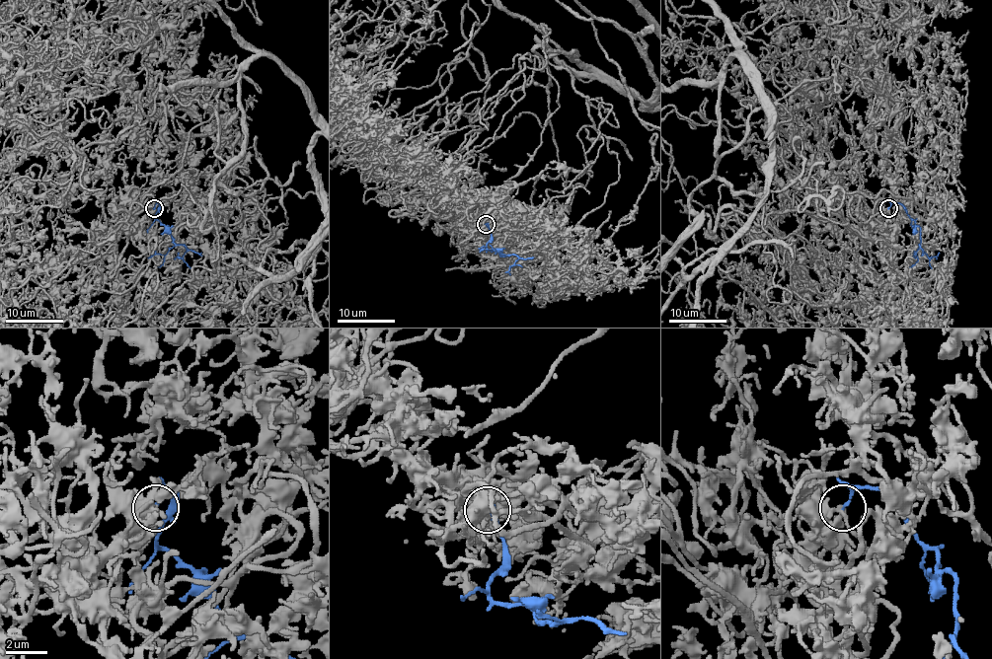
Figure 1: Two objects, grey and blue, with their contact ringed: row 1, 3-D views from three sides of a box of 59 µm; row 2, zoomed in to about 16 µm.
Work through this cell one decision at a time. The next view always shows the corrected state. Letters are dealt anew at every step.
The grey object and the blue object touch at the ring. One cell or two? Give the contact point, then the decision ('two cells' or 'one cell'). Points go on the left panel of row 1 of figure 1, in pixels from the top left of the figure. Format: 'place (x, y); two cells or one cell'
place (154, 208); two cells

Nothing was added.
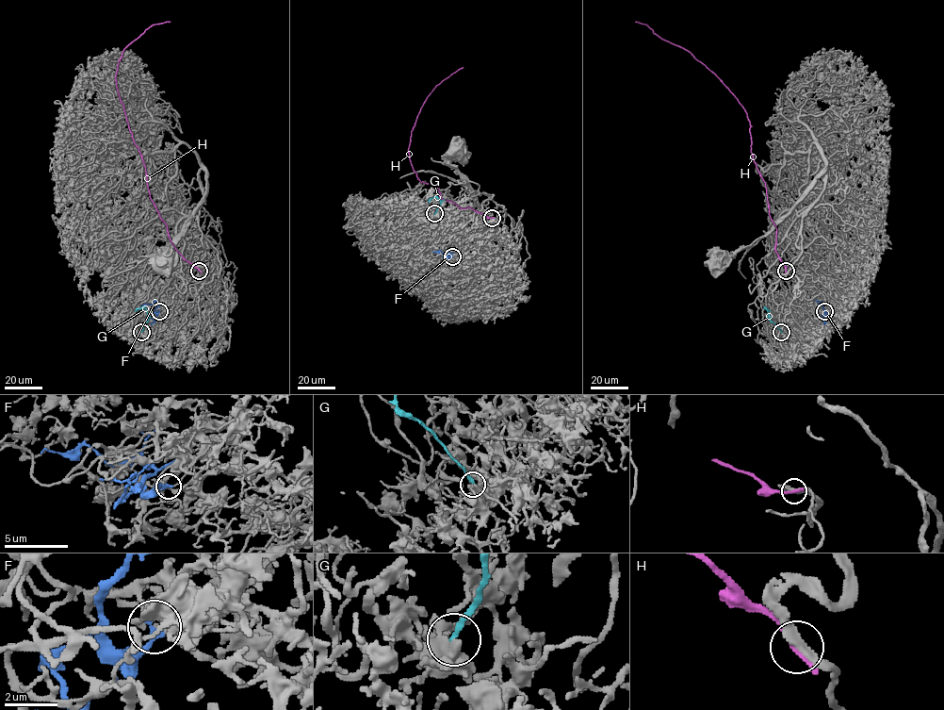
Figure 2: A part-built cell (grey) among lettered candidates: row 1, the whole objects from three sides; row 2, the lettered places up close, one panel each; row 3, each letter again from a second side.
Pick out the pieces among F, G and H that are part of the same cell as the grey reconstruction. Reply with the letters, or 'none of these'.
none of these

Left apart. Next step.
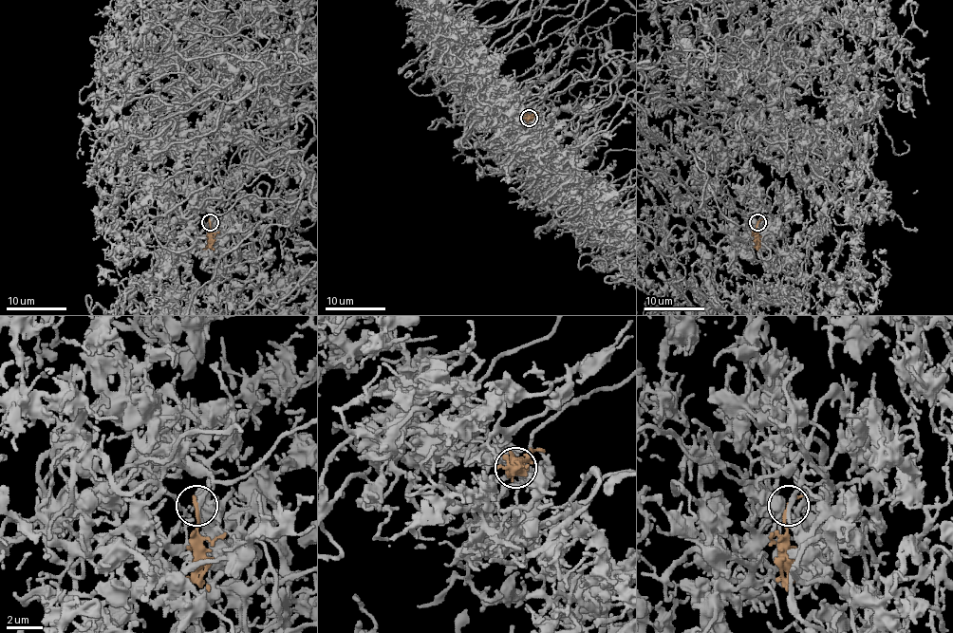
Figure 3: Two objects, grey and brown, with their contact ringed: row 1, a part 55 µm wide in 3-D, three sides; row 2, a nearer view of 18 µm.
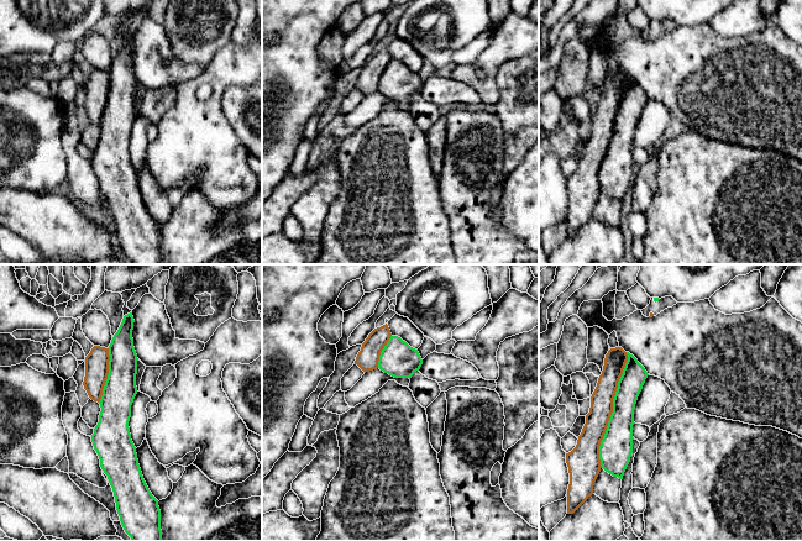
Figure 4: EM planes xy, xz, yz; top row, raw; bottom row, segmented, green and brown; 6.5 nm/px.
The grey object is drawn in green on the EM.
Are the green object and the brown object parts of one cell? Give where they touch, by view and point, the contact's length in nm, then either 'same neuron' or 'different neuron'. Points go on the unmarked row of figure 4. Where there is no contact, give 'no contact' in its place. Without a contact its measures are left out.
meets green in yz at (613, 134); contact 750 nm long; same neuron

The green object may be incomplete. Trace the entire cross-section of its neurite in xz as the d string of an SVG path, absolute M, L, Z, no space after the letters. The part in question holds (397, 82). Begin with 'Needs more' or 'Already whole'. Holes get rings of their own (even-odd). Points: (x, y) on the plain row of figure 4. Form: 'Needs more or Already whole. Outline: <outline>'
Needs more. Outline: M388 48L374 52L366 64L362 67L355 88L357 88L365 96L379 91L384 96L394 101L412 101L412 99L420 93L423 83L418 73L410 70L405 64L398 59L393 59Z

